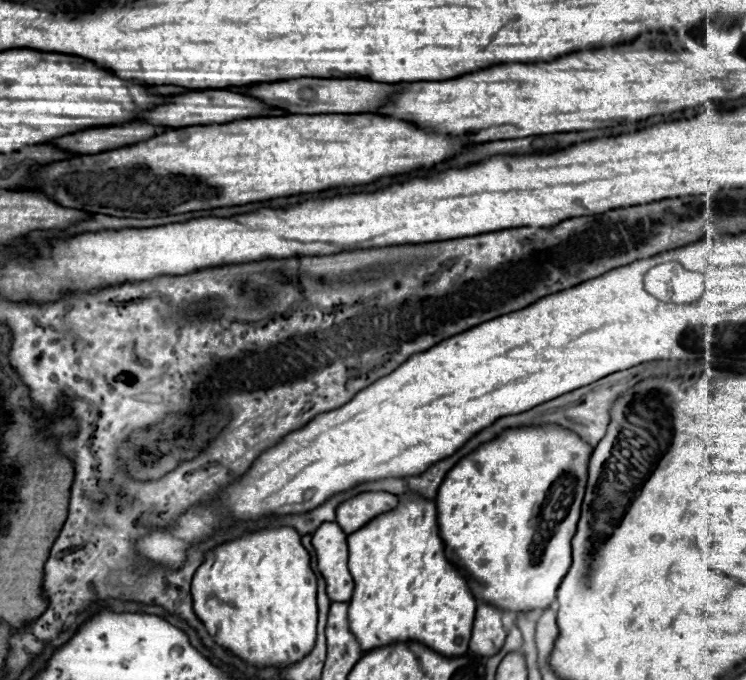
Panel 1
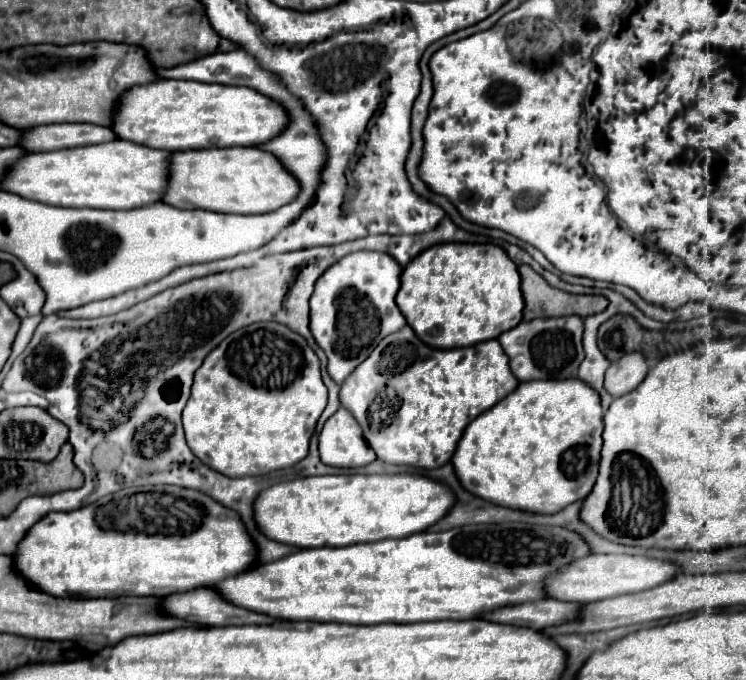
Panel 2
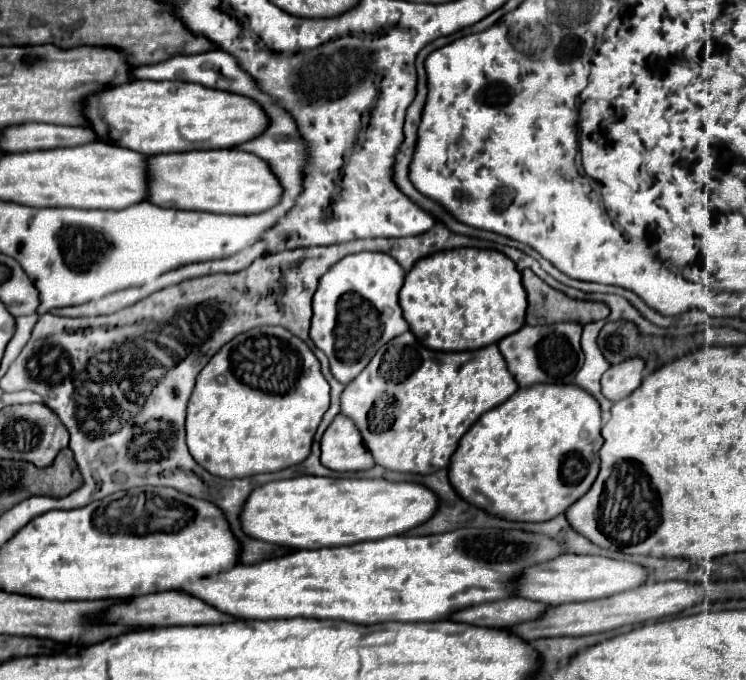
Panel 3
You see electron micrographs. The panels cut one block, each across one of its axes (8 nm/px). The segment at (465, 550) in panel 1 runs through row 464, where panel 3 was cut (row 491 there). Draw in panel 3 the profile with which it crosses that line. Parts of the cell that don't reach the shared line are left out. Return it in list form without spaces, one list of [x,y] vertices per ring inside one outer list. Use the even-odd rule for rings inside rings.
[[[570,384],[570,386],[530,386],[526,390],[518,390],[514,396],[510,396],[504,404],[496,406],[494,410],[482,414],[482,418],[478,418],[478,422],[462,436],[462,442],[458,446],[458,450],[454,452],[454,458],[450,462],[448,474],[450,474],[450,484],[454,486],[456,494],[466,500],[468,504],[484,510],[490,516],[498,516],[510,522],[546,522],[558,514],[562,514],[568,506],[572,506],[578,498],[582,498],[590,486],[594,484],[596,476],[598,476],[598,466],[600,466],[600,458],[598,458],[598,450],[602,448],[602,434],[600,434],[602,422],[600,422],[600,406],[598,402],[586,394],[586,390]]]

